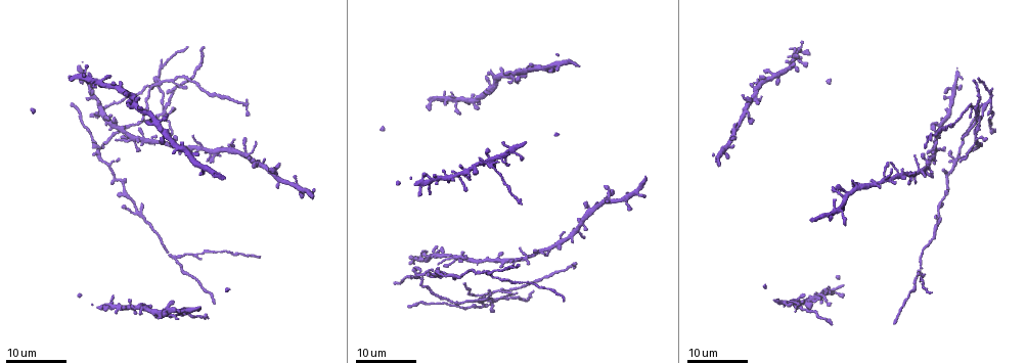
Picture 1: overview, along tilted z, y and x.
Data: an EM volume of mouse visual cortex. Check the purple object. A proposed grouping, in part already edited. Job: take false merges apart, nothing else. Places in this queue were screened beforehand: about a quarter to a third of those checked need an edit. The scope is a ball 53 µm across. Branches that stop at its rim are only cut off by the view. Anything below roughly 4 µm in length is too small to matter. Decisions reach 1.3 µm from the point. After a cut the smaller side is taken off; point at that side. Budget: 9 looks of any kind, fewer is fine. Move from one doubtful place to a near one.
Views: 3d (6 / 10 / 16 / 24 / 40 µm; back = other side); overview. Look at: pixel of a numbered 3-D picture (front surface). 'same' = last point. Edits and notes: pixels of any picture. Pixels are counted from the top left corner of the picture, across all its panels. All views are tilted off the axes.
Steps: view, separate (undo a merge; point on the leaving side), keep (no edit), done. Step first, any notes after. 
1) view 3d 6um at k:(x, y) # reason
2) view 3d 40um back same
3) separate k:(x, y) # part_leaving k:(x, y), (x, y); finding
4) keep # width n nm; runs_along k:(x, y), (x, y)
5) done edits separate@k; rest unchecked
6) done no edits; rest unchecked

view 3d 16um at 1:(133, 138) # four or more arms meet

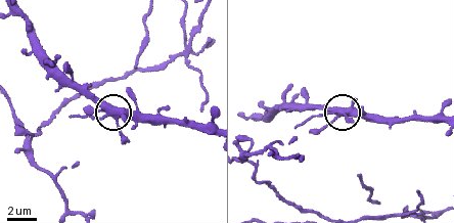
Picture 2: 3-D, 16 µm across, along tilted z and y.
view 3d 6um at 2:(111, 108)

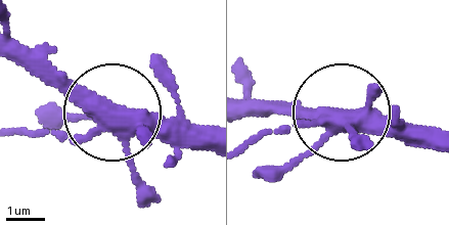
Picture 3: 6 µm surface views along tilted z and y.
keep # side_arm 28 um; runs_along 3:(14, 132), (87, 131), (108, 117), (76, 104), (18, 45); continuous, no second neuron

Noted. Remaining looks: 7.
view 3d 16um at 1:(448, 274) # looks like a crossing

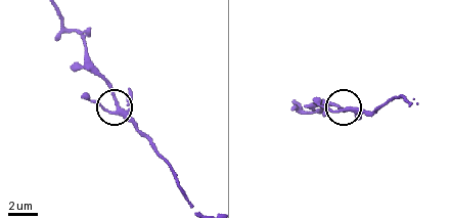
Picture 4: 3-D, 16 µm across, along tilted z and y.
view 3d 6um at 4:(348, 108)

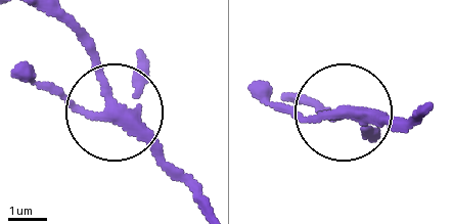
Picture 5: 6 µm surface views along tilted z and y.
keep # arms 4; all the same neuron

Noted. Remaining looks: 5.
view 3d 16um at 1:(602, 203) # small branch off a trunk

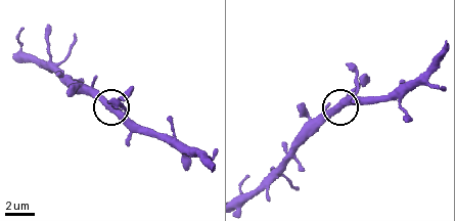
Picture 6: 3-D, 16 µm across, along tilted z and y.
view 3d 6um at 6:(112, 107)

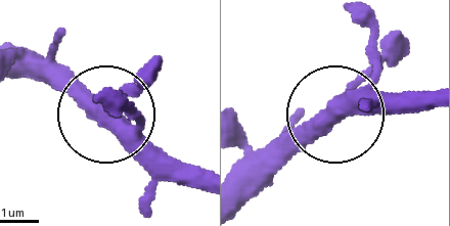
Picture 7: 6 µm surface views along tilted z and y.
keep # runs_along 7:(246, 194), (400, 46); continuous, no second neuron

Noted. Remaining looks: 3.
view 3d 24um at 1:(483, 273) # branch point

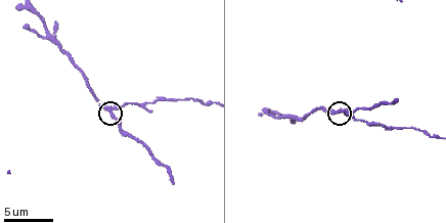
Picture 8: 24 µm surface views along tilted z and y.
view 3d 10um at 8:(341, 112)

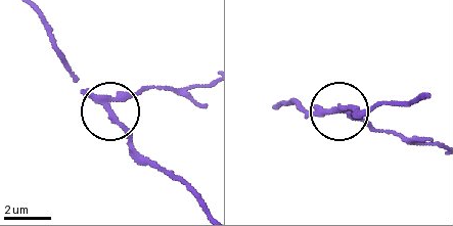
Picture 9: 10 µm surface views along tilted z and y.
separate 9:(131, 98) # arms 3; two neurons meet here

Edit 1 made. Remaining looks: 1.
done edits separate@9; rest unchecked

